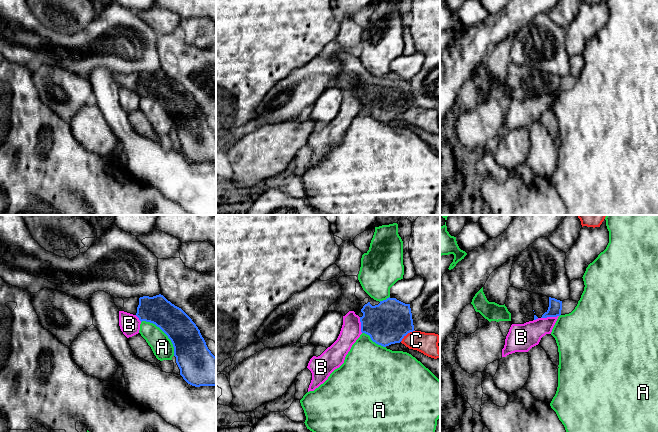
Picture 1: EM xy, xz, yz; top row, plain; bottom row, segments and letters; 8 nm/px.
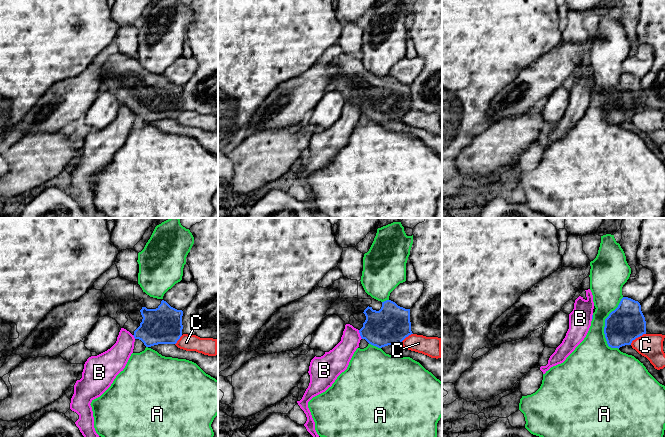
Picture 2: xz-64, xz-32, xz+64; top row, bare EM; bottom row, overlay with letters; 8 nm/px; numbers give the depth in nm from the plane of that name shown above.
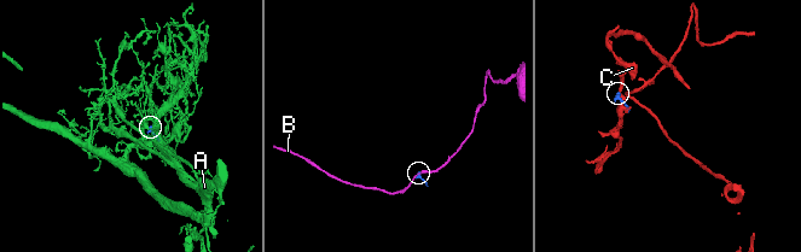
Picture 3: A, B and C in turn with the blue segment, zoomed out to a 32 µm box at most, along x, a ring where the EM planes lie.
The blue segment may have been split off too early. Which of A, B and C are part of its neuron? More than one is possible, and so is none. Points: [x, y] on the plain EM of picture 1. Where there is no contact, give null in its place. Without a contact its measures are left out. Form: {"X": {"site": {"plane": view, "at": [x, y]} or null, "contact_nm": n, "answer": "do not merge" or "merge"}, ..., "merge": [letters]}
{"A": {"site": {"plane": "xy", "at": [164, 108]}, "contact_nm": 380, "answer": "do not merge"}, "B": {"site": {"plane": "yz", "at": [549, 92]}, "contact_nm": 150, "answer": "do not merge"}, "C": {"site": {"plane": "xz", "at": [407, 109]}, "contact_nm": 150, "answer": "do not merge"}, "merge": []}

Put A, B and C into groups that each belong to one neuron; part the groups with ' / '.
A / B / C

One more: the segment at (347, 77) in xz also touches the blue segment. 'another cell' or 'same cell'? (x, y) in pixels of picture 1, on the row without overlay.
same cell

